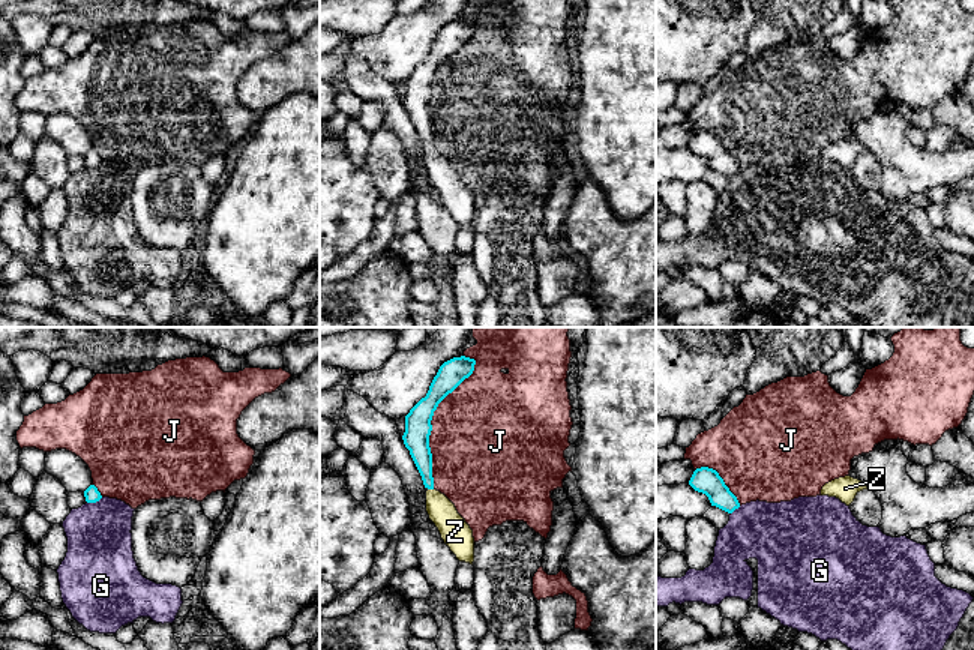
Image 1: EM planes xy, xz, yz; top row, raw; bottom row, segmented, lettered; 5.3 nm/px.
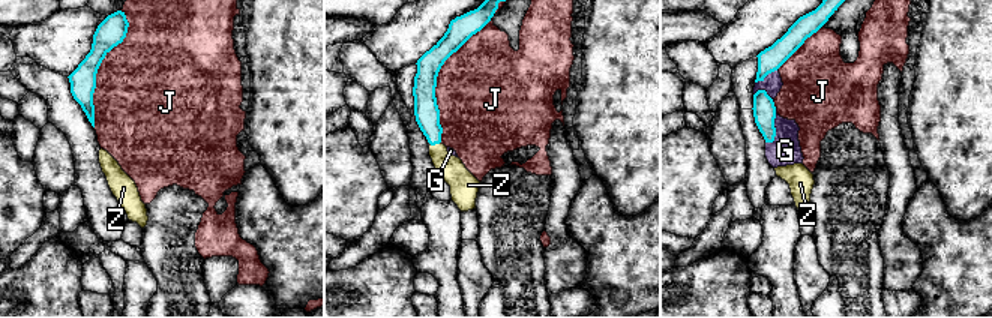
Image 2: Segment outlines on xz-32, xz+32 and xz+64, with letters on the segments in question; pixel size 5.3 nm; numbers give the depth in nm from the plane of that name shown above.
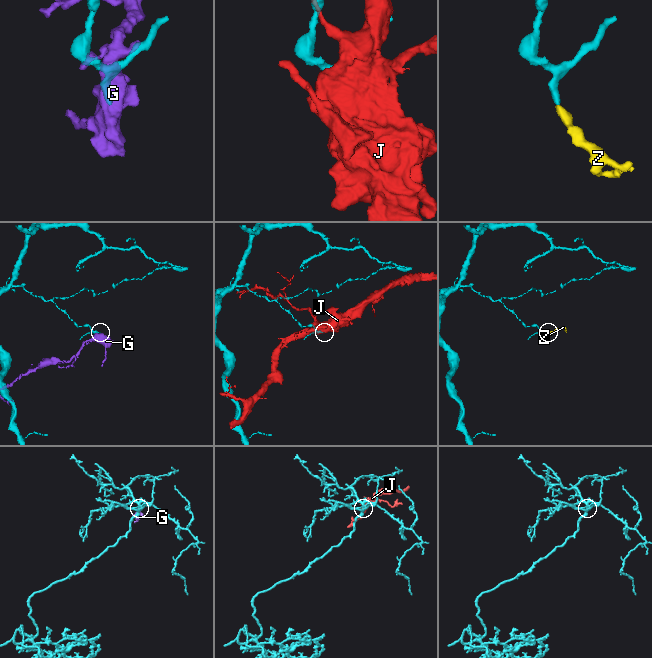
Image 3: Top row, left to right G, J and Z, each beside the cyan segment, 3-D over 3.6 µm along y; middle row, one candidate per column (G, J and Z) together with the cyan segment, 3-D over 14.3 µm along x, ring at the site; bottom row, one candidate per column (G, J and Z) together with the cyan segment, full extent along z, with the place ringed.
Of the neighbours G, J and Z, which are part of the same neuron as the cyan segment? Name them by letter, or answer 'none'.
Z

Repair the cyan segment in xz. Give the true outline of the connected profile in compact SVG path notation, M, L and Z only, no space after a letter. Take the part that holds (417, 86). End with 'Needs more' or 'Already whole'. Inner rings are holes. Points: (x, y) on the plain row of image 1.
M461 20L444 26L434 41L429 54L405 80L405 111L422 140L426 155L426 176L438 192L441 203L459 225L473 228L474 201L473 194L458 177L455 168L434 152L432 117L429 99L432 80L438 68L452 57L474 35L476 24Z. Needs more

